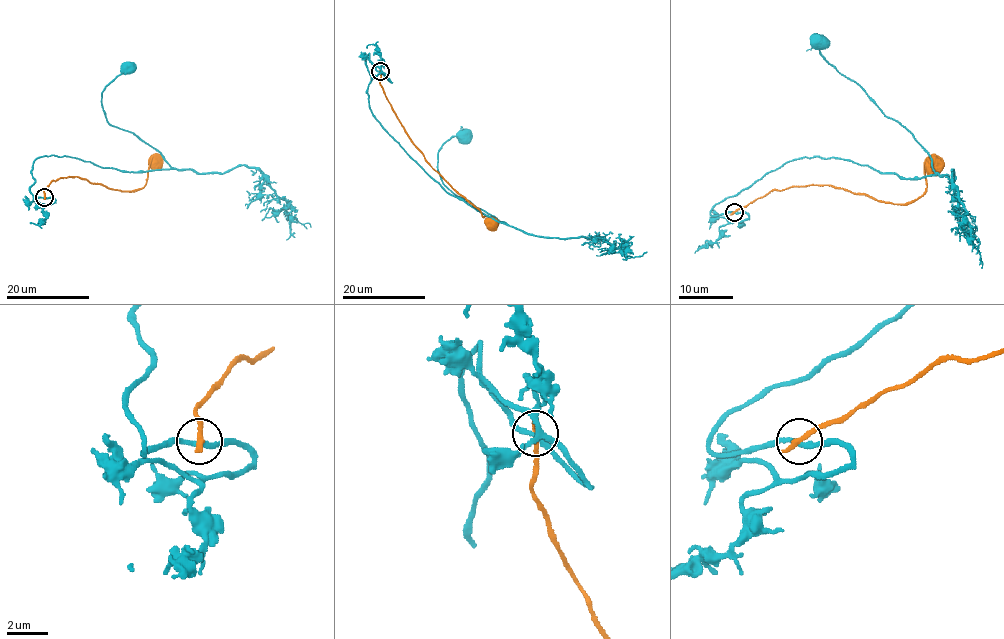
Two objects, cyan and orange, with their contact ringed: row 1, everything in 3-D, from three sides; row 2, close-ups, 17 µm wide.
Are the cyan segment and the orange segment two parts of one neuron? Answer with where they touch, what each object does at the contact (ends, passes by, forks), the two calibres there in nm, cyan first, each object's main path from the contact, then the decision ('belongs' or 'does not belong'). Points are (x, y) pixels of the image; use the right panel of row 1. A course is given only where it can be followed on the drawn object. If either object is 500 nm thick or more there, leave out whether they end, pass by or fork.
at (734, 212); cyan passes by; orange ends there; 240 nm thick on the cyan side, 340 nm on the other; cyan runs (734, 213), (711, 210), (806, 157), (841, 158), (905, 179), (935, 174), (932, 158), (838, 72), (820, 43); orange runs (734, 211), (776, 189), (827, 185), (867, 194), (884, 202), (910, 203), (924, 192), (925, 170), (932, 163); does not belong

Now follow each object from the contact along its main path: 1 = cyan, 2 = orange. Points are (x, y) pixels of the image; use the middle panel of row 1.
1: (381, 71), (369, 53), (368, 105), (381, 126), (448, 193), (506, 224), (443, 183), (438, 150), (466, 136)
2: (381, 71), (380, 85), (411, 142), (437, 172), (491, 222)

